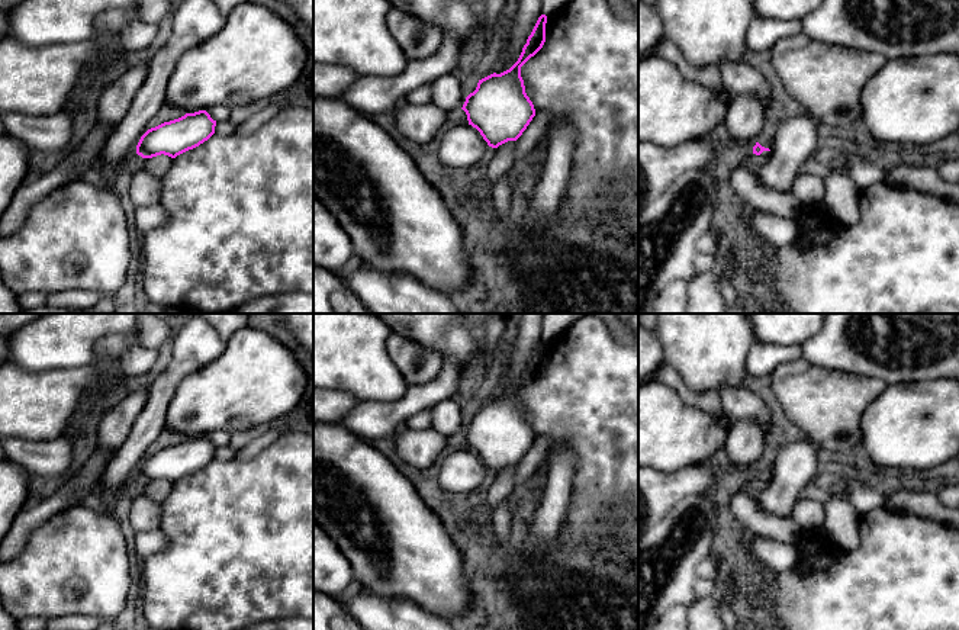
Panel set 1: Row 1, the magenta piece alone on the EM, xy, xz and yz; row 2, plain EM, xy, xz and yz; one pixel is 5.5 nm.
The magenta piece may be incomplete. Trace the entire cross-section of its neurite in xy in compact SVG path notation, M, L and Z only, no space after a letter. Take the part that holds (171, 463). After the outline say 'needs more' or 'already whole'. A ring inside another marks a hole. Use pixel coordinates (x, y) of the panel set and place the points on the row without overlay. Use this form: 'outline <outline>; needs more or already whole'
outline M206 435L186 438L148 454L136 470L136 479L142 483L161 479L176 483L207 466L215 459L215 451L216 446Z; already whole

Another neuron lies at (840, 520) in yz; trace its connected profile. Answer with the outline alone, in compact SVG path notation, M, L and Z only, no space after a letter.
M824 491L824 531L827 537L844 550L857 550L862 540L857 531L859 515L841 491Z

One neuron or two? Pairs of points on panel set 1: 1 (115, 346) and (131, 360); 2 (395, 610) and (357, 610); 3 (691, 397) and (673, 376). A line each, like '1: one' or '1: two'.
1: two
2: one
3: one

